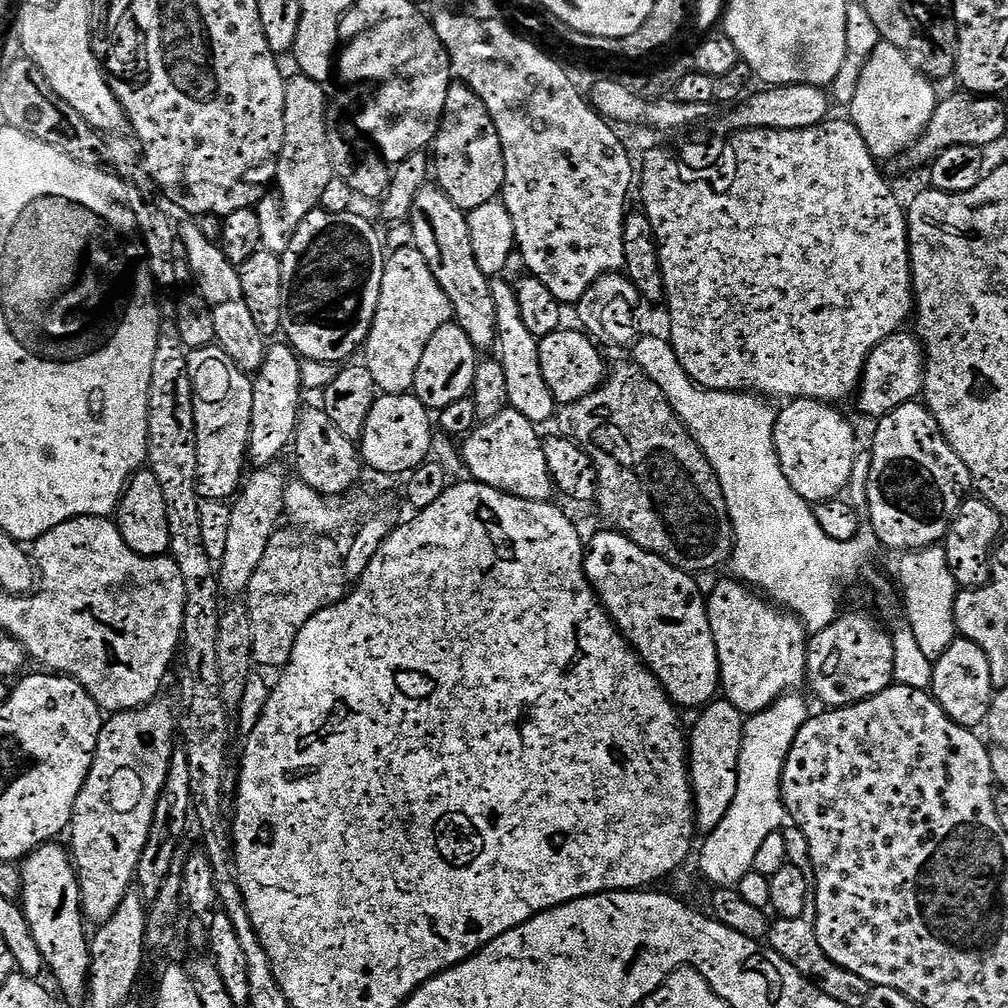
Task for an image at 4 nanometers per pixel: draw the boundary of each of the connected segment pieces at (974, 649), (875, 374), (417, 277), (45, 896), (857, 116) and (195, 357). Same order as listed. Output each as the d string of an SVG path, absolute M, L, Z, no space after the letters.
M957 638L932 665L933 680L930 695L939 702L944 713L956 724L973 730L987 721L994 689L990 678L990 662L982 646Z
M901 330L887 336L868 356L860 378L854 401L864 416L879 418L898 410L898 406L913 403L924 390L924 365L926 357L919 335Z
M414 246L400 248L389 255L384 262L382 278L382 294L378 298L378 306L374 314L372 329L368 335L366 365L373 375L377 389L385 395L405 395L413 391L416 382L416 371L422 362L422 354L427 351L430 338L441 326L453 319L452 303L446 292L438 285L426 258Z
M49 842L36 848L29 856L24 857L20 868L22 878L22 907L26 914L26 922L30 922L30 934L34 934L34 942L38 942L38 950L42 950L47 971L52 972L56 984L60 987L59 995L72 1004L83 1005L88 994L88 978L92 974L92 949L89 933L84 933L86 921L80 907L80 878L76 875L76 865L69 849L60 842Z
M881 42L861 70L858 90L850 107L852 125L862 134L870 154L885 162L908 151L924 133L938 103L937 85L923 76L898 50L898 46Z
M219 346L195 349L188 357L188 370L192 374L194 422L198 442L196 489L201 500L228 502L241 491L242 481L246 476L244 460L246 464L252 443L253 381L249 373L243 372L234 358L230 358L230 354L226 354Z

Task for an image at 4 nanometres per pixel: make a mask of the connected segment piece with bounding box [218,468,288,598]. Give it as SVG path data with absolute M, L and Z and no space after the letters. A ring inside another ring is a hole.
M259 469L249 475L247 482L243 485L238 499L233 503L230 533L226 545L225 556L218 568L220 586L223 593L230 598L238 596L238 593L245 593L251 585L250 582L257 577L258 566L269 548L269 542L279 527L279 520L285 515L285 492L287 481L276 472L277 469Z

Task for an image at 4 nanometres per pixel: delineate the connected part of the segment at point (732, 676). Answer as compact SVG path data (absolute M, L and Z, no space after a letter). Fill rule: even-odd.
M735 579L720 580L707 597L711 643L720 659L720 682L723 699L728 700L739 712L762 712L775 700L804 688L808 678L808 646L810 632L804 621L795 613L777 606L749 585Z

